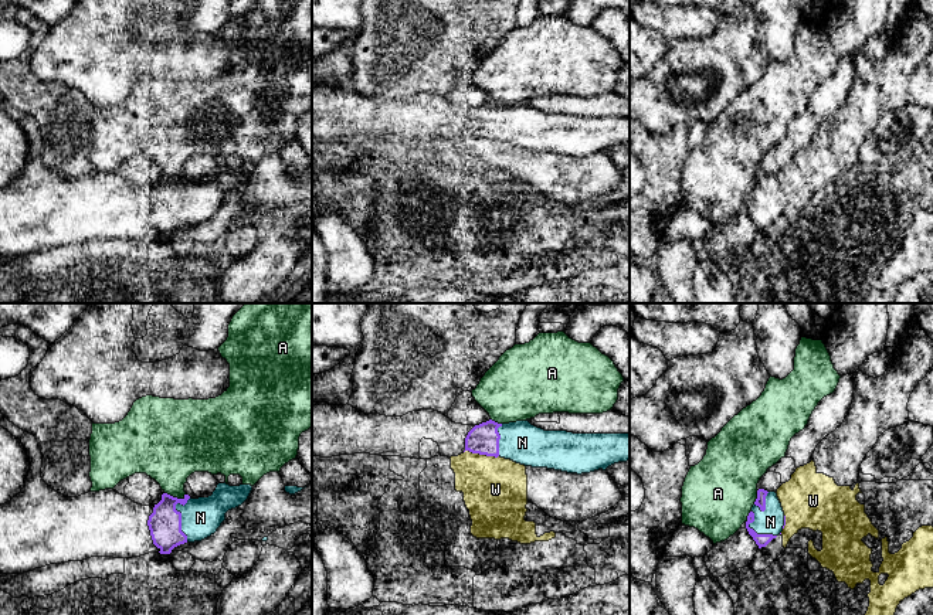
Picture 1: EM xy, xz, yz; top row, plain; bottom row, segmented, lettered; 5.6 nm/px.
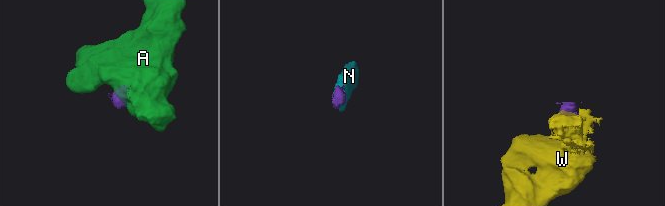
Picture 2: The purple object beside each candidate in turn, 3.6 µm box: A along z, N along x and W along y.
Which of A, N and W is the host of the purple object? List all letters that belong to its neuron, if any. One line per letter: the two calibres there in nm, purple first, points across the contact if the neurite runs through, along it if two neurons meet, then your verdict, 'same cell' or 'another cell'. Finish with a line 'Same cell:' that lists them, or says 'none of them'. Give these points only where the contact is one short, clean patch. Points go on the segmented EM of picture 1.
A: 190/320 nm | along xy (165, 492), (185, 498) | another cell
N: 190/220 nm | same cell
W: 170/360 nm | another cell
Same cell: N

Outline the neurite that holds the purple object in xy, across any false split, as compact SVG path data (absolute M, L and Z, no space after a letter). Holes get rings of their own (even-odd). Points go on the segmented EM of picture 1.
M24 432L21 444L30 461L30 472L24 487L10 502L0 504L0 574L23 574L50 564L82 561L91 557L132 558L149 553L170 554L184 543L201 541L217 531L225 520L225 513L241 506L250 496L252 486L230 486L218 483L208 497L183 499L162 495L155 506L142 506L113 489L88 492L78 497L64 496L51 489L41 478L43 453L34 435Z

